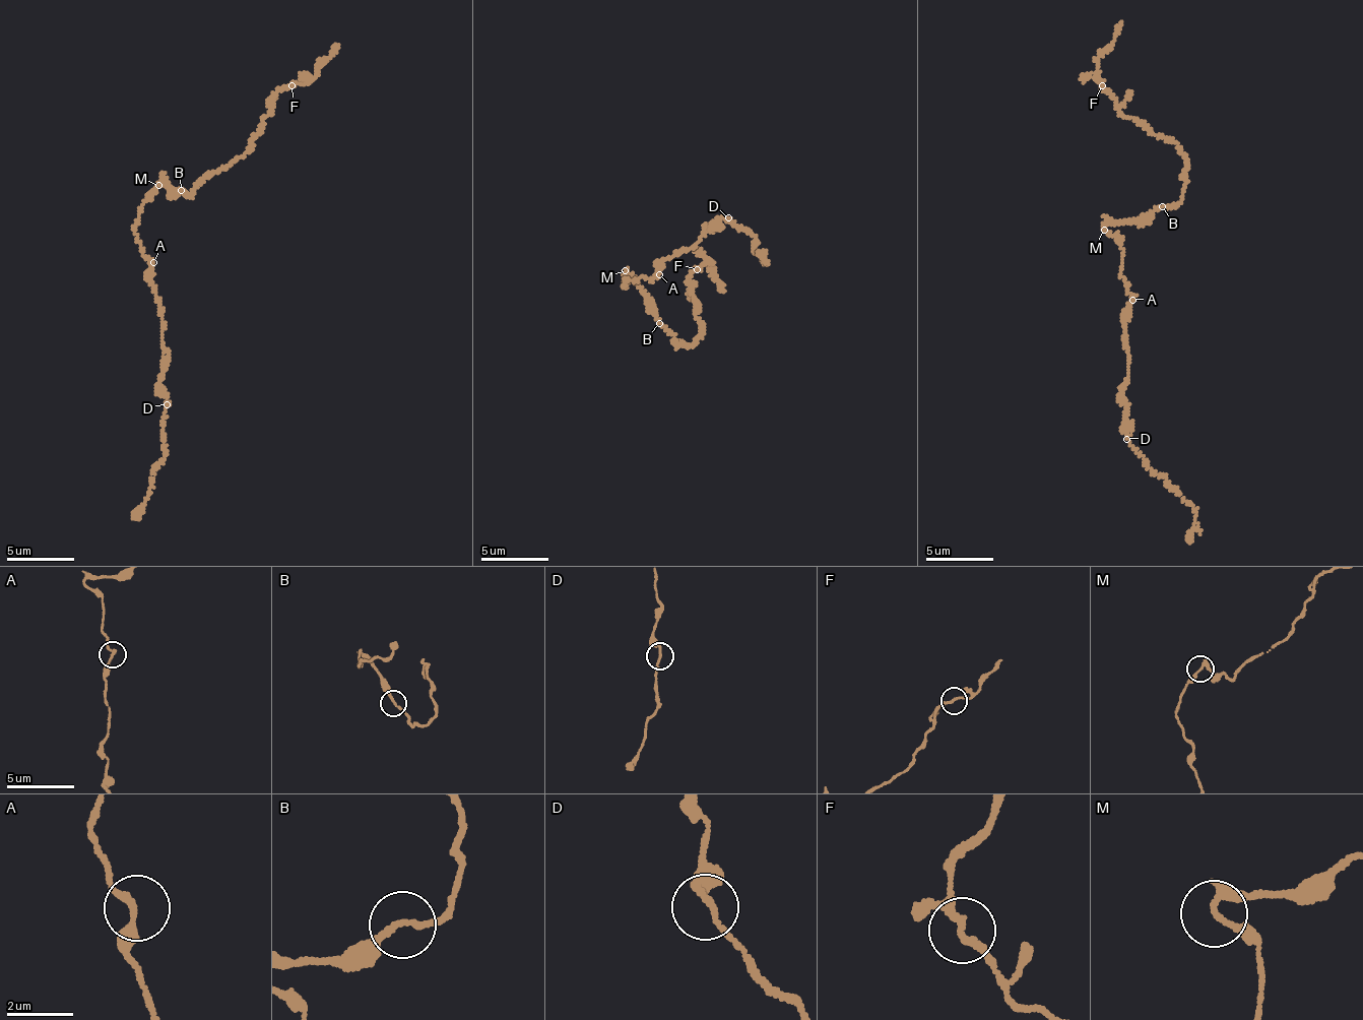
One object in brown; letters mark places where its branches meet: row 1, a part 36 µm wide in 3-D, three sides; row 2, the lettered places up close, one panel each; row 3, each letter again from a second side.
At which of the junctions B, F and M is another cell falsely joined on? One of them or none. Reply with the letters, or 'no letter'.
M

